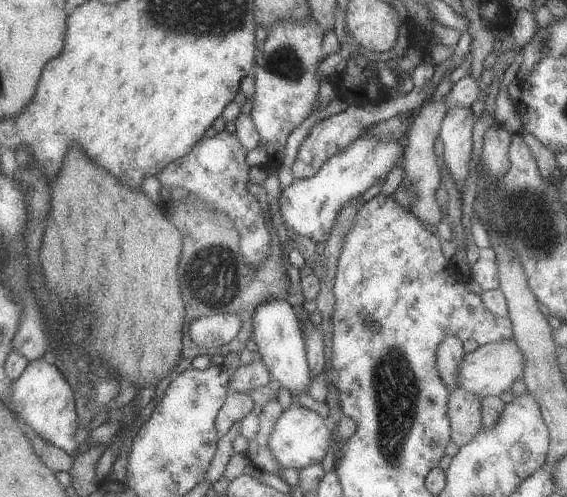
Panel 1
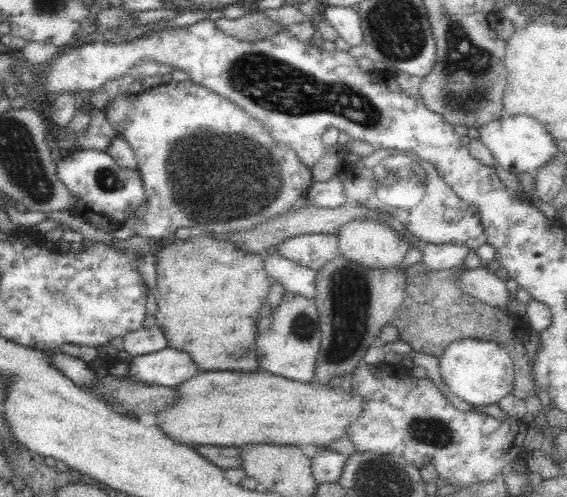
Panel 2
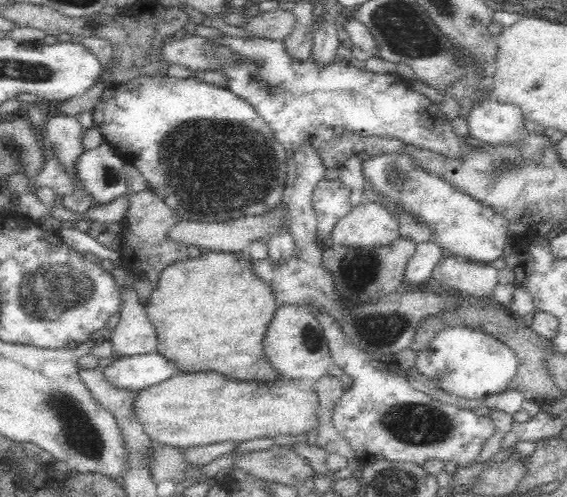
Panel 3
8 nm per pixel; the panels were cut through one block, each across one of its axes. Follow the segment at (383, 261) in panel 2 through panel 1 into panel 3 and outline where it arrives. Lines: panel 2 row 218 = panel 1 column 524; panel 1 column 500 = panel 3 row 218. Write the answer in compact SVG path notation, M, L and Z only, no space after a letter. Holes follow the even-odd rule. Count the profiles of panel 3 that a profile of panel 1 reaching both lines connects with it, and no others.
M358 204L332 230L334 246L374 248L392 244L400 236L400 222L384 204Z

